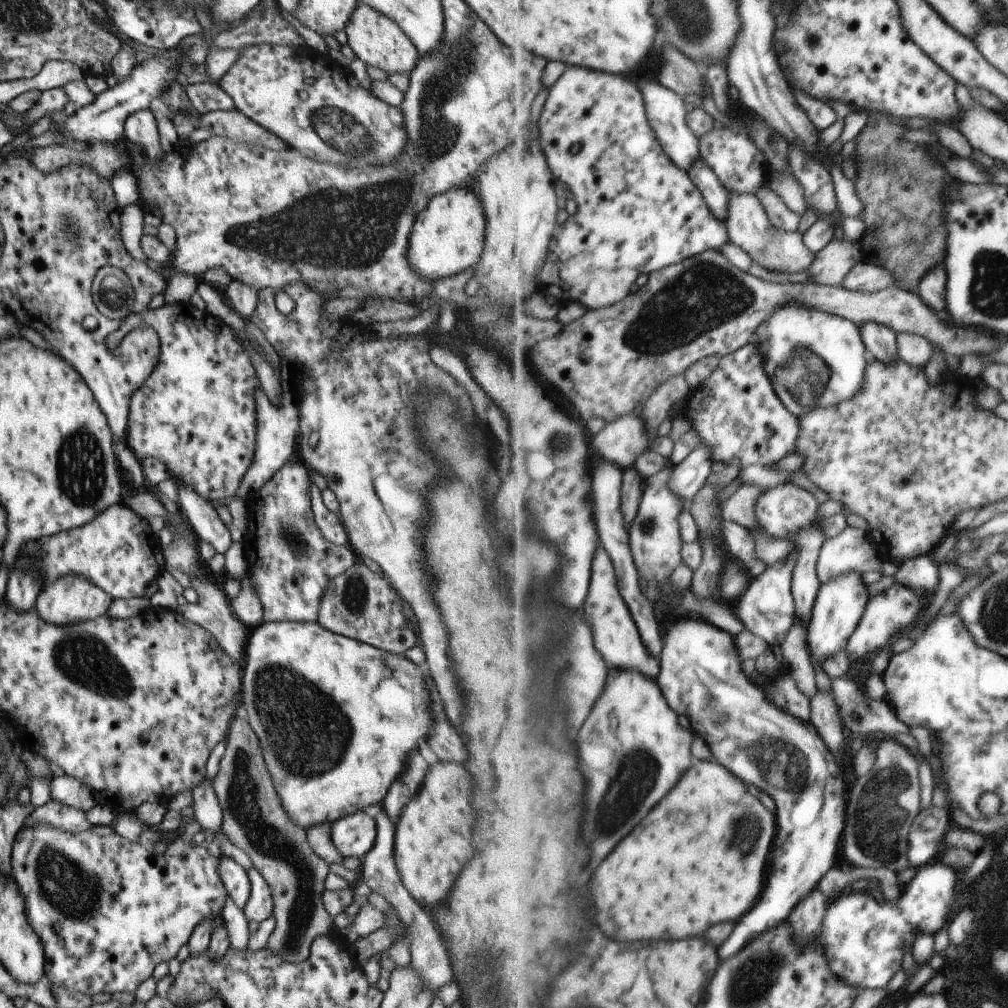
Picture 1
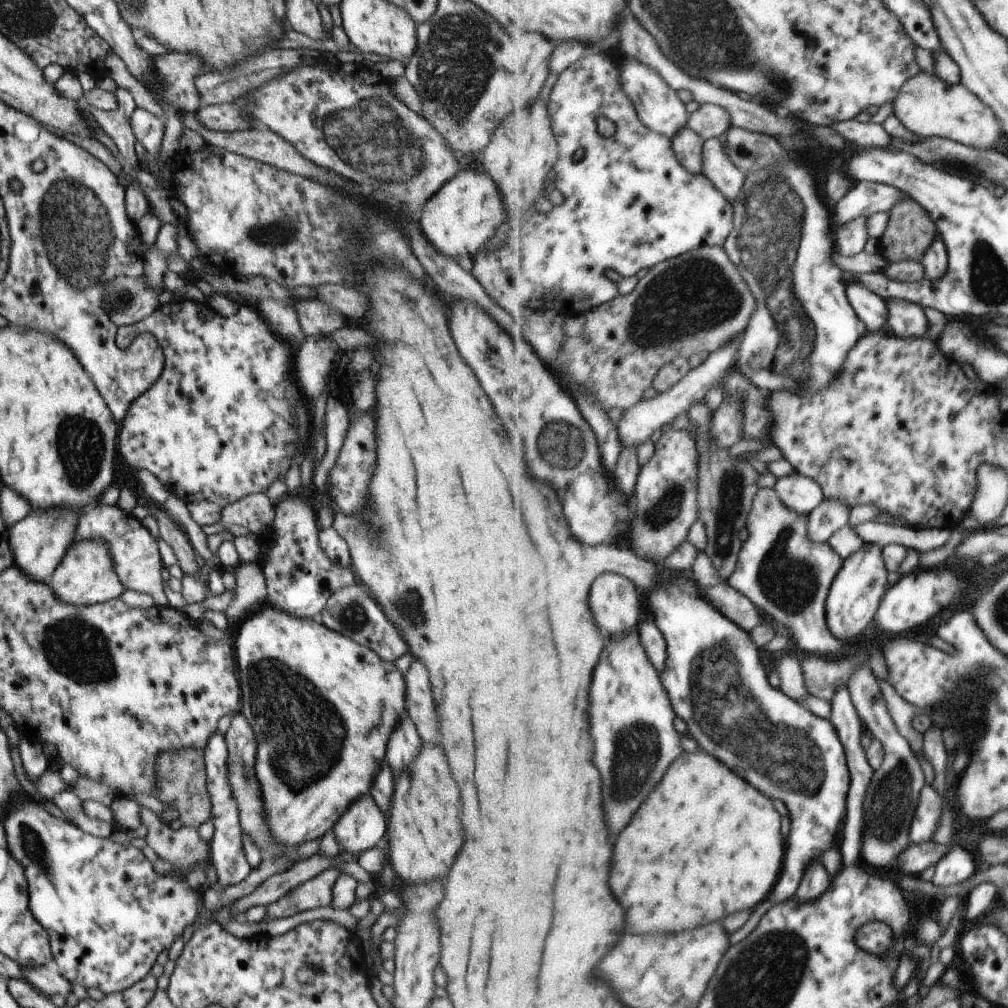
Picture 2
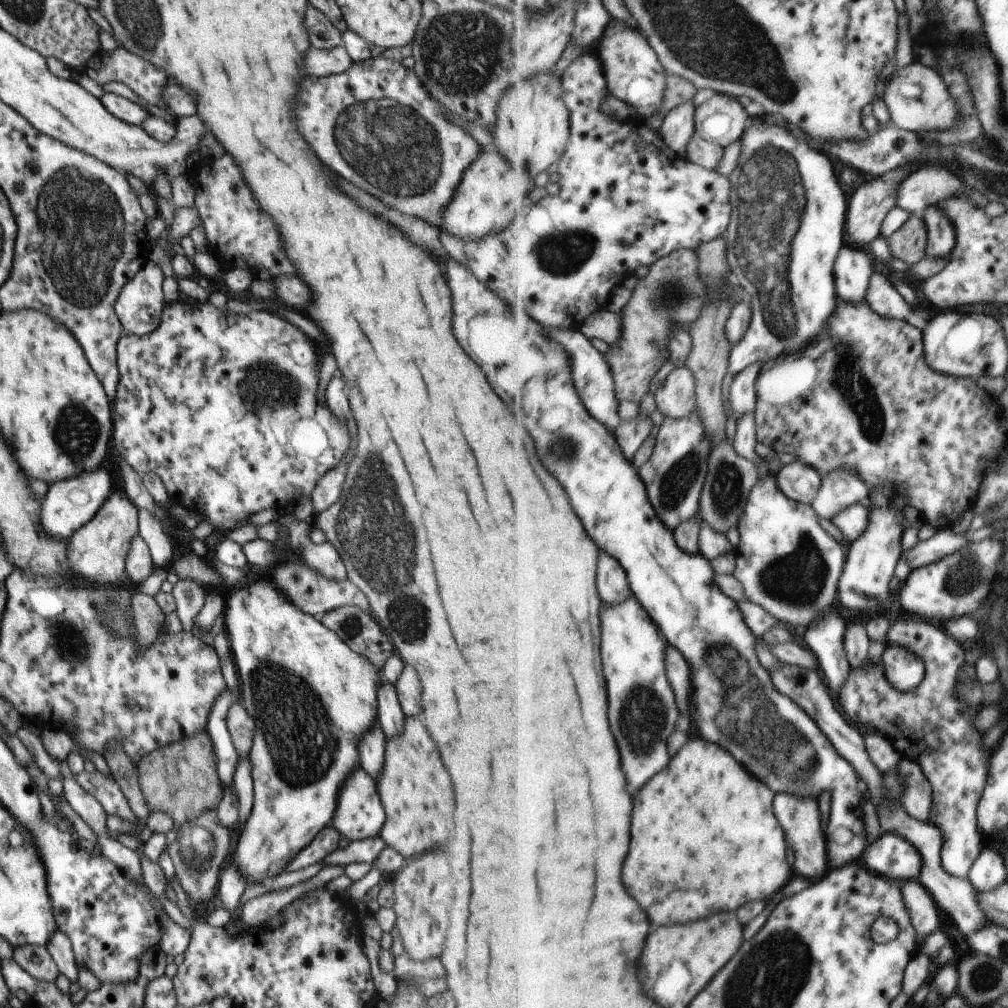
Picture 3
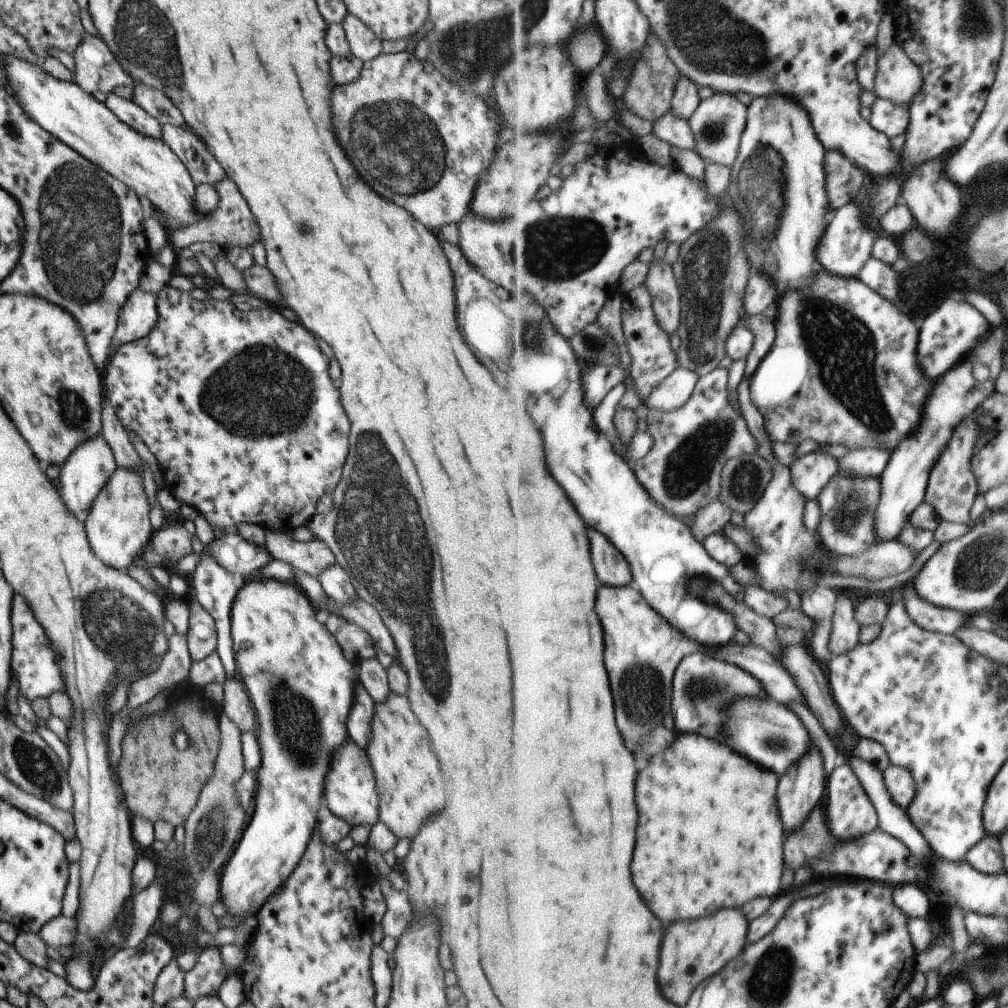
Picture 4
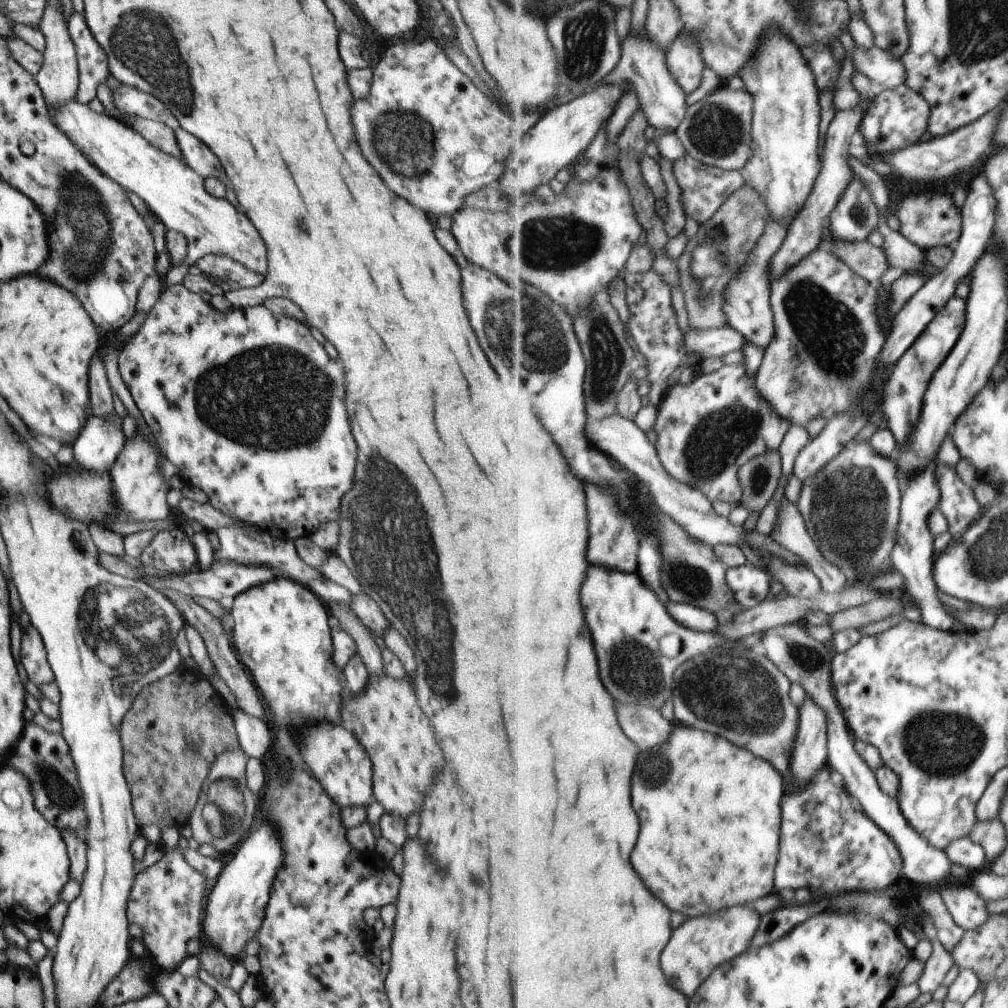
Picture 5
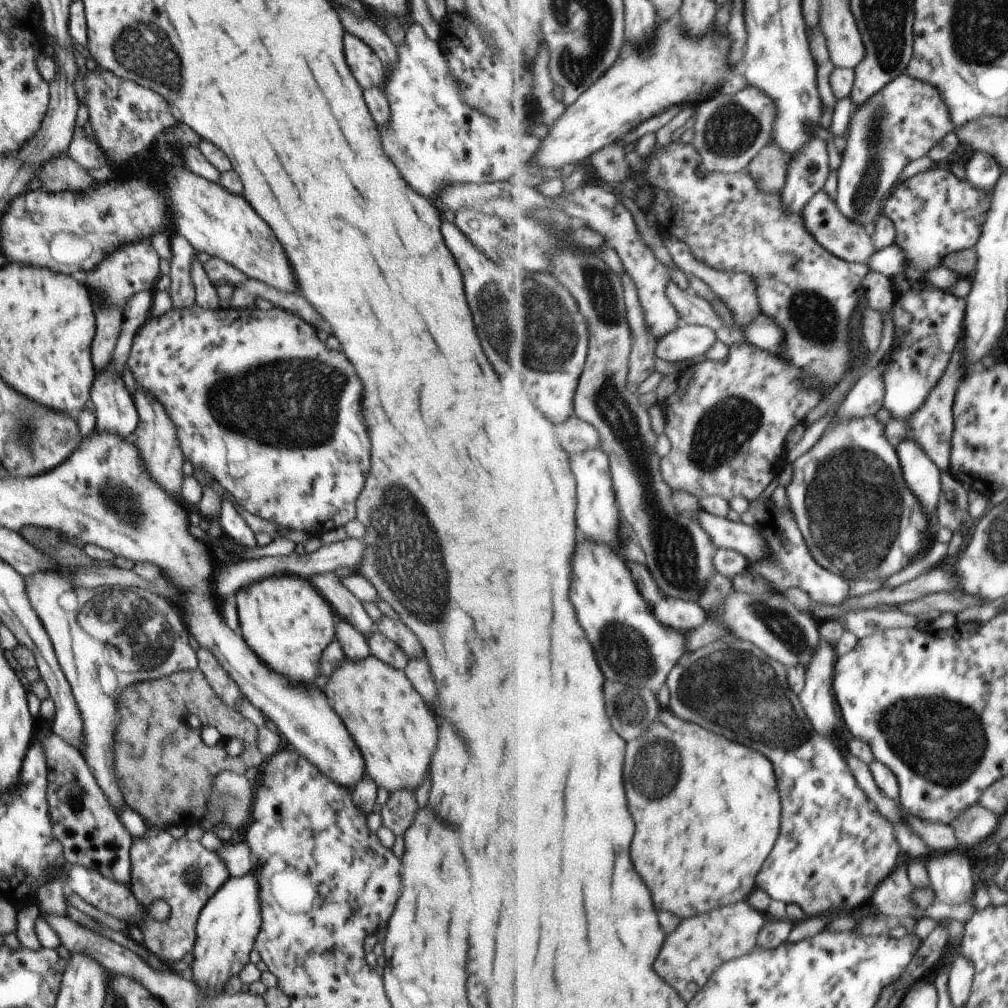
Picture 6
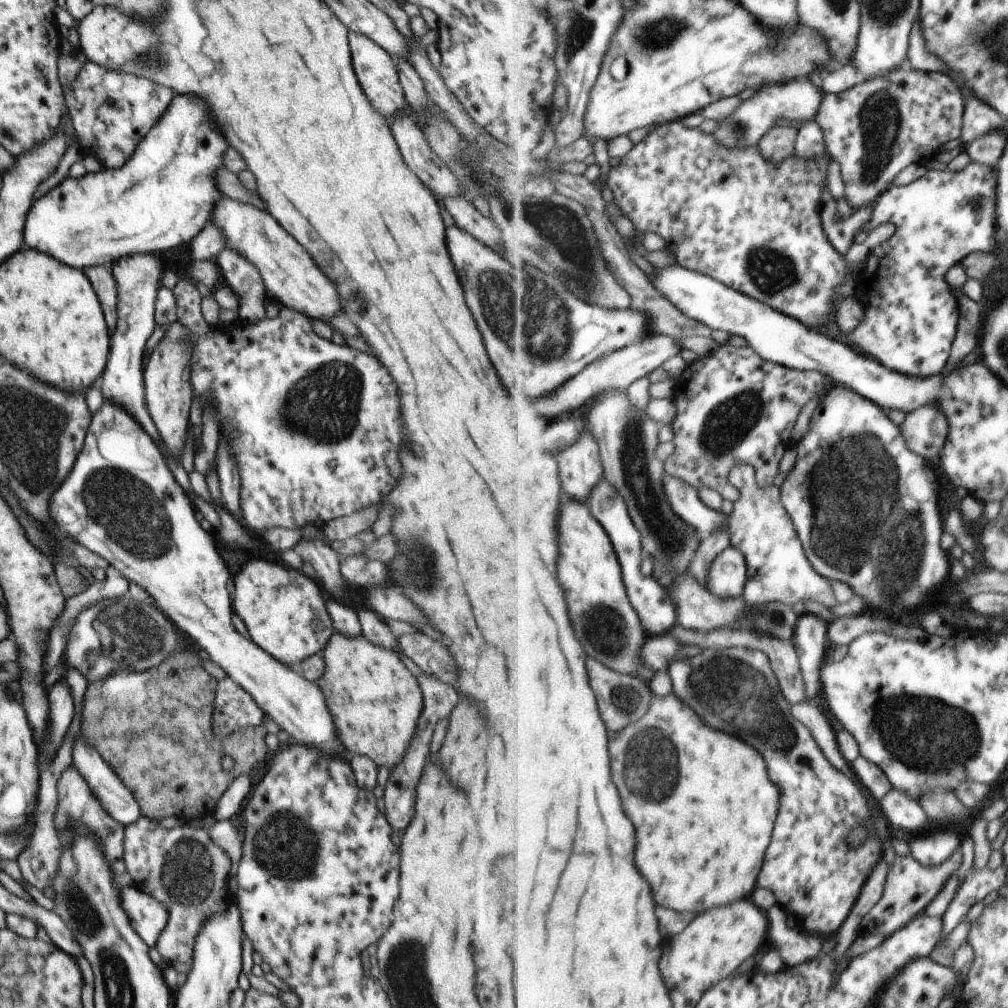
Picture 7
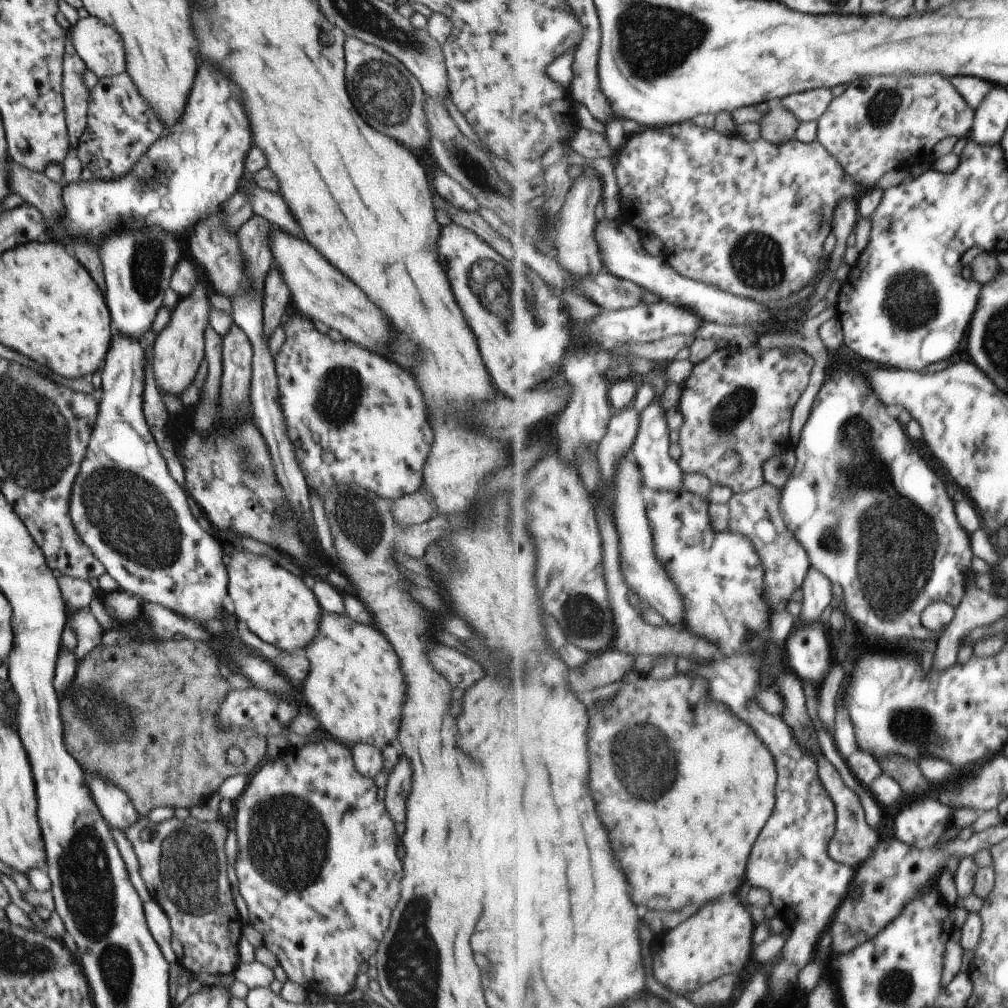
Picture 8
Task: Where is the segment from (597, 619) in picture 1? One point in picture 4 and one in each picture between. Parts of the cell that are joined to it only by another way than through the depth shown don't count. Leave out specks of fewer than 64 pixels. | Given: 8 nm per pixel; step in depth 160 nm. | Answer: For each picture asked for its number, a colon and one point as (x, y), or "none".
2: (614, 599)
3: (613, 582)
4: (612, 567)

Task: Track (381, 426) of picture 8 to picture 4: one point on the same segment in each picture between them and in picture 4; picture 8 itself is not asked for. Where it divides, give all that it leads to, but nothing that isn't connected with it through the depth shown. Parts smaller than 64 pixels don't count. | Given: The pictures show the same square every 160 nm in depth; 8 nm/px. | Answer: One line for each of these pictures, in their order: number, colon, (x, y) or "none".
4: (207, 390)
5: (271, 446)
6: (299, 458)
7: (291, 403)

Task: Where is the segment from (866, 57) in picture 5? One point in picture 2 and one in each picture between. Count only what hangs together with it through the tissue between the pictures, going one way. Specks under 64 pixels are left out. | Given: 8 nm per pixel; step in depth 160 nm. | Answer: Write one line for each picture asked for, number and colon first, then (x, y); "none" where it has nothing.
2: (928, 106)
3: (918, 98)
4: (898, 78)

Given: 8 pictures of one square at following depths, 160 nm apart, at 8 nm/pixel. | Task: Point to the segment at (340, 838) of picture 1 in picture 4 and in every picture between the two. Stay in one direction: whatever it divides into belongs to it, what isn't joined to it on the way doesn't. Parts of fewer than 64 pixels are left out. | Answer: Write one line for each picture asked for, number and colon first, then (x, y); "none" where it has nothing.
2: (361, 826)
3: (358, 814)
4: (349, 792)

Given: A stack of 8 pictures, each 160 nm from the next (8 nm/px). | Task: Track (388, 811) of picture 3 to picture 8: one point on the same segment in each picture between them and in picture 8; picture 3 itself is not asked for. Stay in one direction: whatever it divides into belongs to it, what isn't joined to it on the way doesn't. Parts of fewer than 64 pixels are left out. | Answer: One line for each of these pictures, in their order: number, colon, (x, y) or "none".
4: (407, 782)
5: (385, 717)
6: (387, 719)
7: (374, 701)
8: (354, 687)

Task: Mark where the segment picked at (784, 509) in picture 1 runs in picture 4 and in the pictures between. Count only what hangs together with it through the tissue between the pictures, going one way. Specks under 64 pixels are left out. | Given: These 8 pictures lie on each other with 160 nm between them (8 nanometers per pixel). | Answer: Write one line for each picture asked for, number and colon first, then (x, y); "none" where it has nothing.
2: (802, 493)
3: (800, 481)
4: (812, 472)

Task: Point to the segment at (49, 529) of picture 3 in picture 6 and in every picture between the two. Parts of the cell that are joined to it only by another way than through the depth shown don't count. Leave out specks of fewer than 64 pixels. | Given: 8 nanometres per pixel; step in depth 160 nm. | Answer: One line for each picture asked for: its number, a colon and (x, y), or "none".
4: (84, 473)
5: (99, 440)
6: (115, 412)

